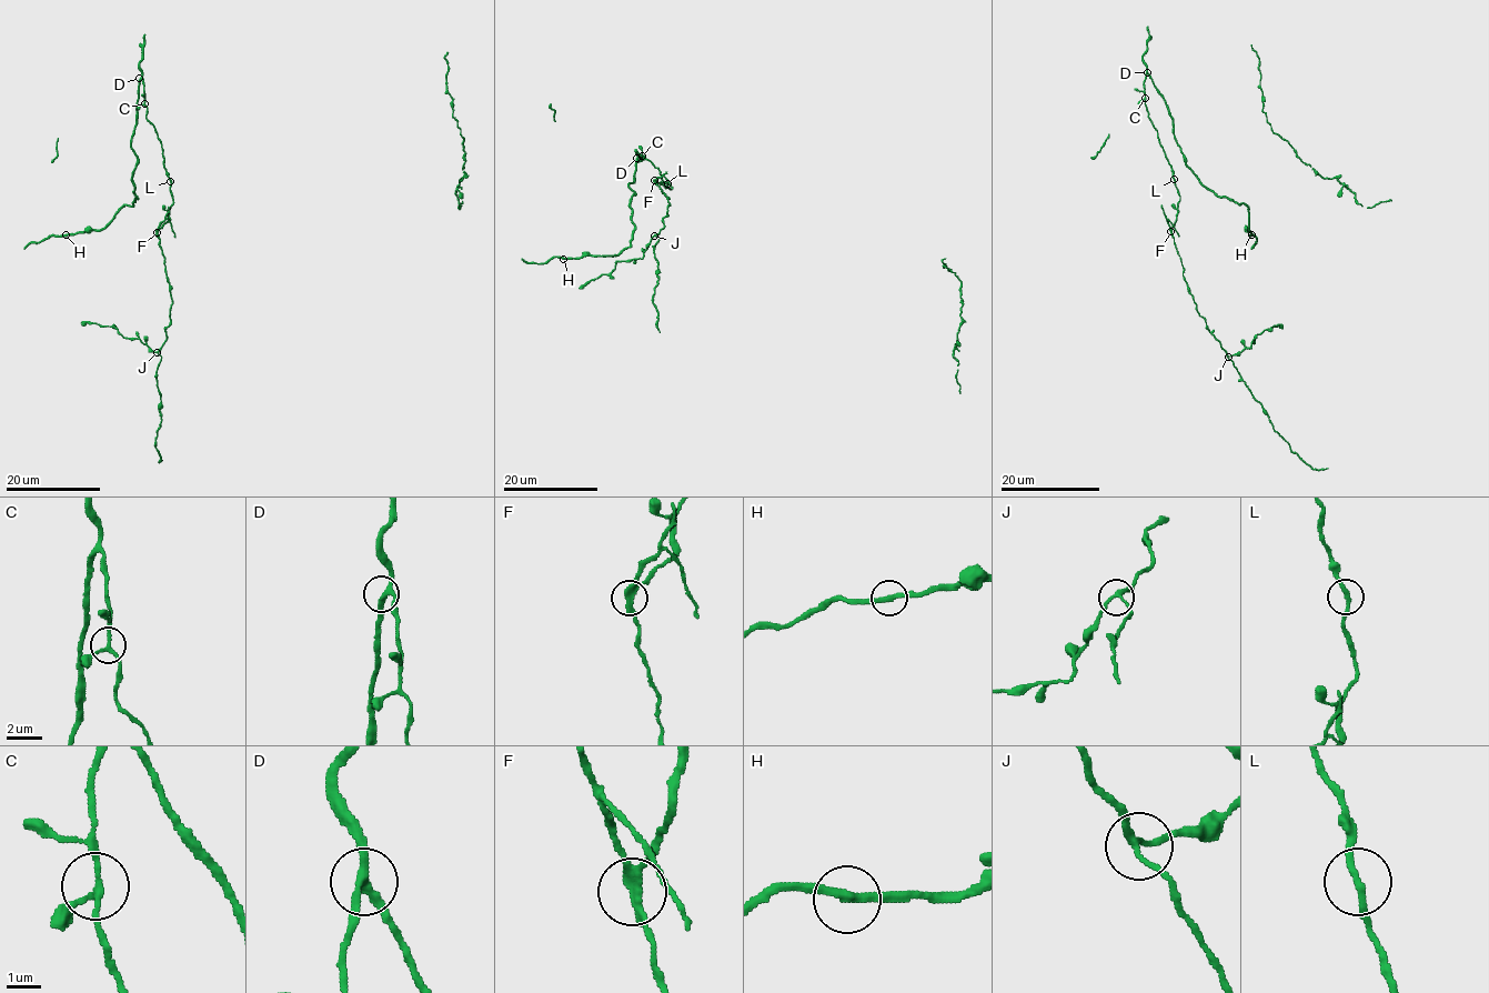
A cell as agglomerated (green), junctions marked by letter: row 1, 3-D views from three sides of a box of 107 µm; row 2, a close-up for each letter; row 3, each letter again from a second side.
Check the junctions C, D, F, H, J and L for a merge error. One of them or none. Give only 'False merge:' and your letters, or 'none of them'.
False merge: F

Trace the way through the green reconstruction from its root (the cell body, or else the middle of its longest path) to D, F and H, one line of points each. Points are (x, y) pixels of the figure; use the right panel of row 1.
D: (1174, 178), (1145, 104), (1147, 72)
F: (1174, 178), (1180, 201), (1170, 231)
H: (1174, 178), (1145, 104), (1147, 73), (1166, 106), (1185, 164), (1219, 197), (1248, 208), (1251, 234)

